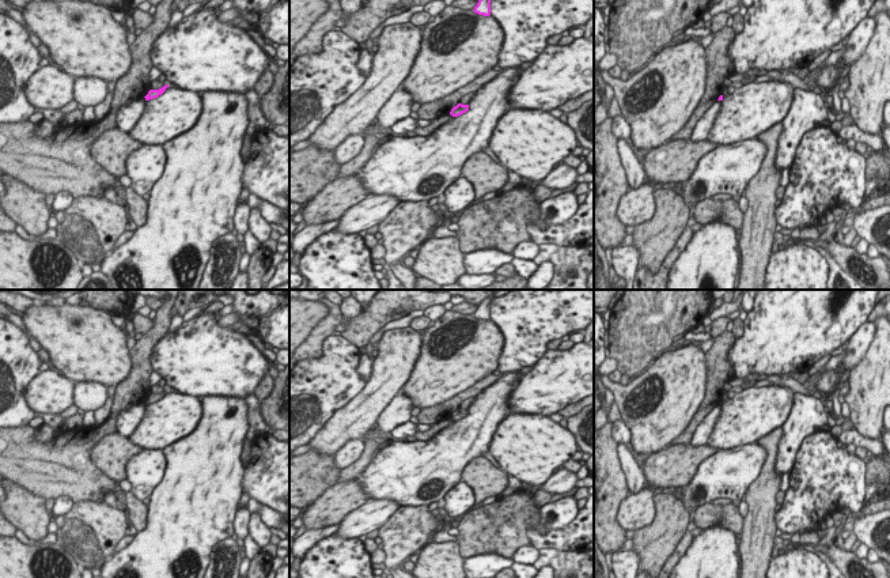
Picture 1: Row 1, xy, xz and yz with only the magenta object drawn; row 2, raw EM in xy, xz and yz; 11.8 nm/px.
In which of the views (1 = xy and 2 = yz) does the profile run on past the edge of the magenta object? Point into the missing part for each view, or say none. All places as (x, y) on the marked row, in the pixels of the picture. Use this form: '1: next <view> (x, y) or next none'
1: next none
2: next none

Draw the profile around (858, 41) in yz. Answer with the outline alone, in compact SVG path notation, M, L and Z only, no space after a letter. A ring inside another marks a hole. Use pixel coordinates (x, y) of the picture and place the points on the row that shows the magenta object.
M866 18L861 20L856 29L851 33L848 38L848 44L844 46L847 52L838 60L838 65L849 67L852 63L864 53L867 45L870 44L875 30L878 27L878 22L875 18Z

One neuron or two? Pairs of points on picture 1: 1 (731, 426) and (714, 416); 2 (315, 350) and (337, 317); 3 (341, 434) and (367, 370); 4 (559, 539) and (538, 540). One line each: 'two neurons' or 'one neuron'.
1: two neurons
2: one neuron
3: two neurons
4: one neuron

